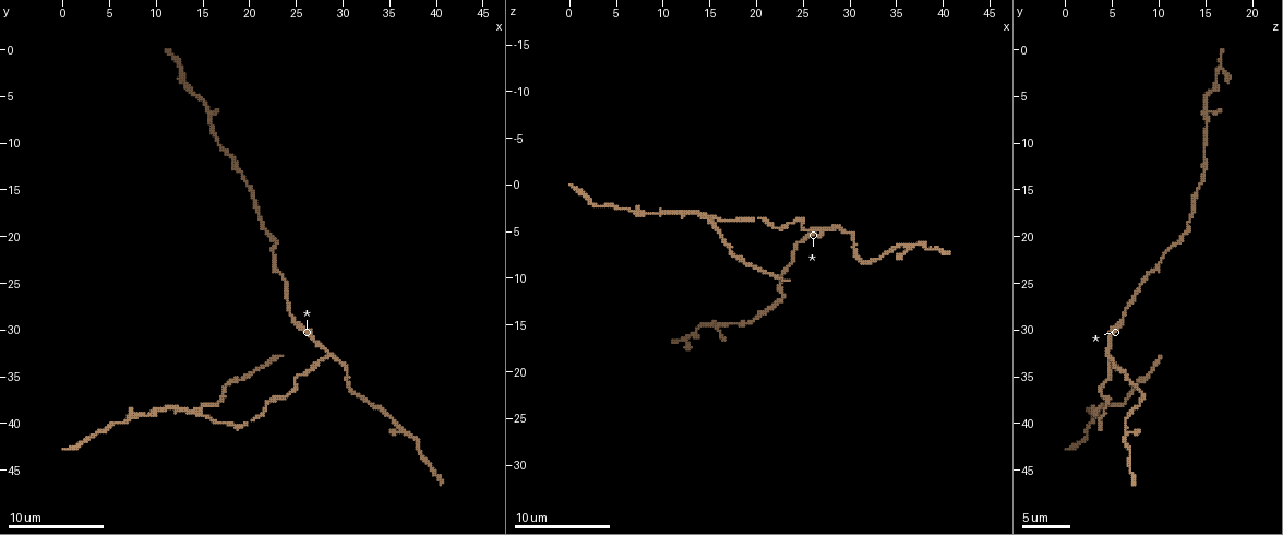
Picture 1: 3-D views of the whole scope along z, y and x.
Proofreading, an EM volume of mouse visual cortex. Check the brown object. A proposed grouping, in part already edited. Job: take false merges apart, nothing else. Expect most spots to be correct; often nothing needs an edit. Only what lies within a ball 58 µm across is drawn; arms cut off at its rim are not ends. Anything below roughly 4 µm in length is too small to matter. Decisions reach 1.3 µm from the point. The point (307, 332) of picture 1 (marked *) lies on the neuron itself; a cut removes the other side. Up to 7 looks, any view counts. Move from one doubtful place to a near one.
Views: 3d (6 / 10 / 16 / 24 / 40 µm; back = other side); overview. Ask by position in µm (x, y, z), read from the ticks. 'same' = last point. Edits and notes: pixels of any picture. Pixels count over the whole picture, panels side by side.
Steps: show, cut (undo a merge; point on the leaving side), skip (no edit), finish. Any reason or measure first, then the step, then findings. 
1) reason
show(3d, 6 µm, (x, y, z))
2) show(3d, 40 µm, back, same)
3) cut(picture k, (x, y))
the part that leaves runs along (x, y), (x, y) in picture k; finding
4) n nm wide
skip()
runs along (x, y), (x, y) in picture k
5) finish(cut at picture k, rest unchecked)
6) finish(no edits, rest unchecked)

arms part here
show(3d, 10 µm, (28.8, 32.8, 4.4))

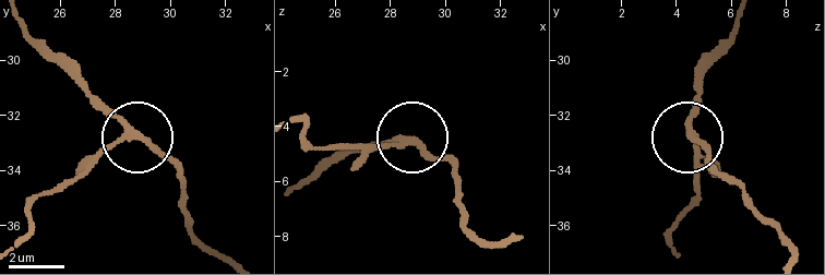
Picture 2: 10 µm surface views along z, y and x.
3 arms
skip()
runs along (66, 68), (180, 176) in picture 2; all the same neuron

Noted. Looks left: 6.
show(3d, 6 µm, (36.6, 41.0, 6.4))

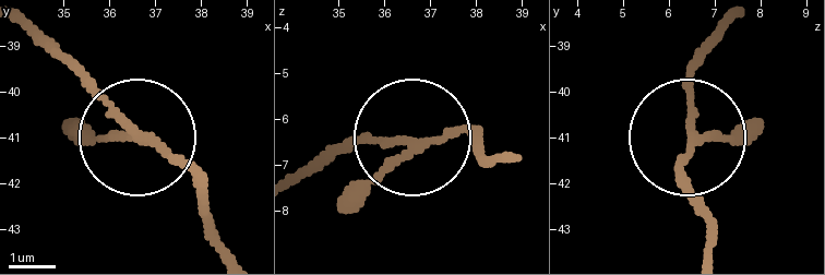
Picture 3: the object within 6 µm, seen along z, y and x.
3 arms
skip()
one neuron here

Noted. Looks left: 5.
thick turns thin
show(3d, 16 µm, (21.6, 38.2, 4.0))

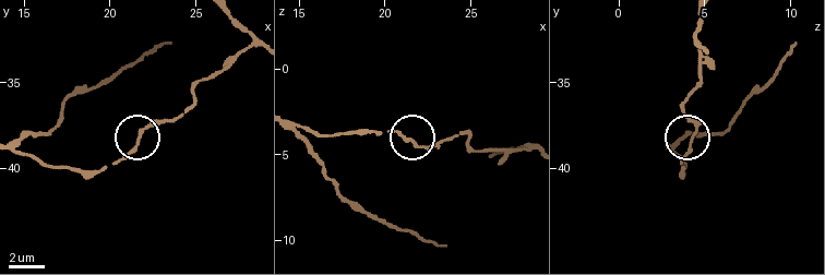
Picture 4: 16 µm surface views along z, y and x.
show(3d, 16 µm, back, (21.7, 38.3, 4.3))

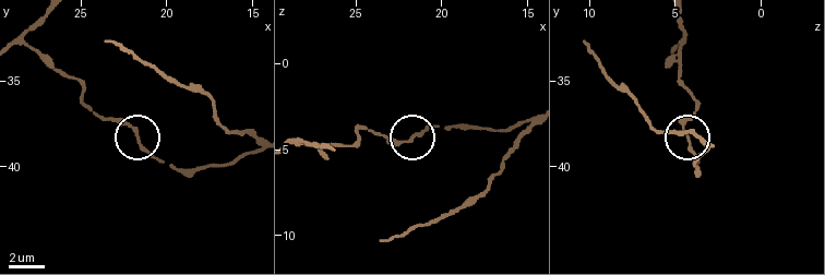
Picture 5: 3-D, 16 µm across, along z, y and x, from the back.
skip()
all the same neuron

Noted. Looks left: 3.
three-way junction
show(3d, 16 µm, (14.4, 38.6, 3.6))

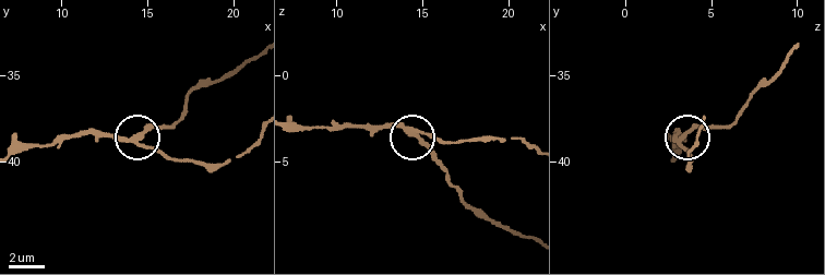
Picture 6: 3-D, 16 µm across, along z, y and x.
cut(picture 6, (148, 128))
the part that leaves runs along (133, 142), (156, 124), (172, 123), (193, 90), (254, 60) in picture 6; a second neuron is stuck on

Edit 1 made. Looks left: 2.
finish(cut at picture 6, rest unchecked)

